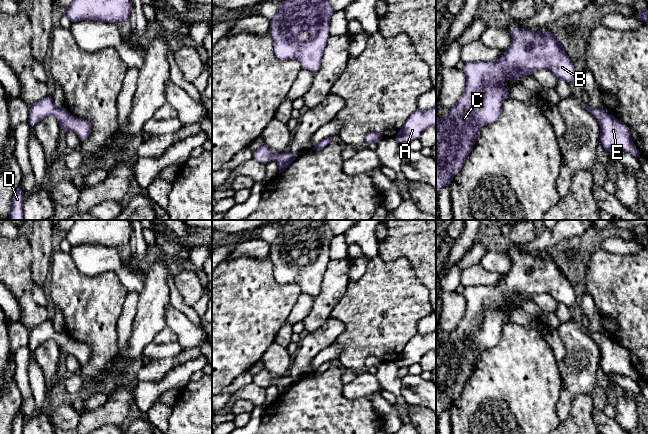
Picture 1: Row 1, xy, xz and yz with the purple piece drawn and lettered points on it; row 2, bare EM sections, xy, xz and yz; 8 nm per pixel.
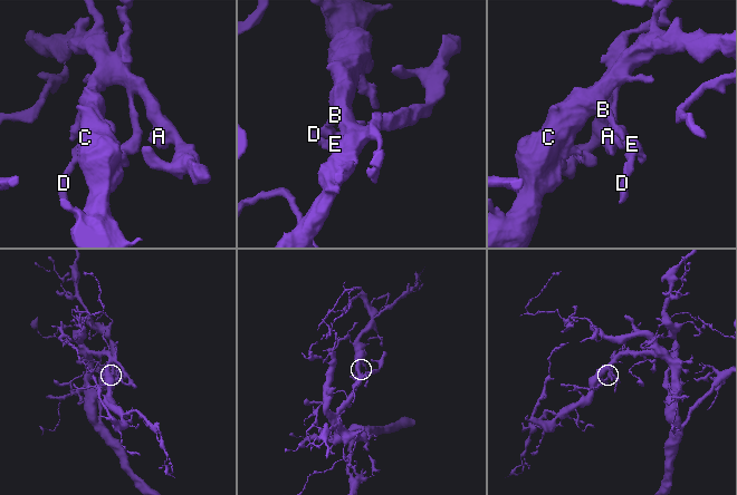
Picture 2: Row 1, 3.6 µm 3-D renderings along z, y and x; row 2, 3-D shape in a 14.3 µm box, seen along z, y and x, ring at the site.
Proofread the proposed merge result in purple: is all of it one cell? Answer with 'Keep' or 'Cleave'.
Keep

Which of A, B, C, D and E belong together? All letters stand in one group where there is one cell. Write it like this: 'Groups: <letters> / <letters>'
Groups: A B C D E

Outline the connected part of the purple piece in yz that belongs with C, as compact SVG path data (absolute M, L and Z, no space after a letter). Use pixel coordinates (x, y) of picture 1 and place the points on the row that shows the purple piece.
M509 29L512 41L502 57L495 61L471 61L465 63L466 87L457 103L436 121L436 194L444 186L450 186L453 177L462 170L463 164L476 143L484 125L497 121L502 102L509 98L504 82L519 83L522 76L533 70L549 70L557 79L569 84L577 83L573 62L555 34L549 31L533 32L530 29Z

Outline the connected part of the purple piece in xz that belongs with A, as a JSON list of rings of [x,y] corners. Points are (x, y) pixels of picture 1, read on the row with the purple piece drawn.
[[[436,106],[424,111],[416,109],[398,131],[397,140],[401,144],[419,139],[429,127],[436,127]]]

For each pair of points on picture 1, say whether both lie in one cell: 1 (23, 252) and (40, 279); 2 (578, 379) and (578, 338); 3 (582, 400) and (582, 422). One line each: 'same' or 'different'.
1: different
2: same
3: same

